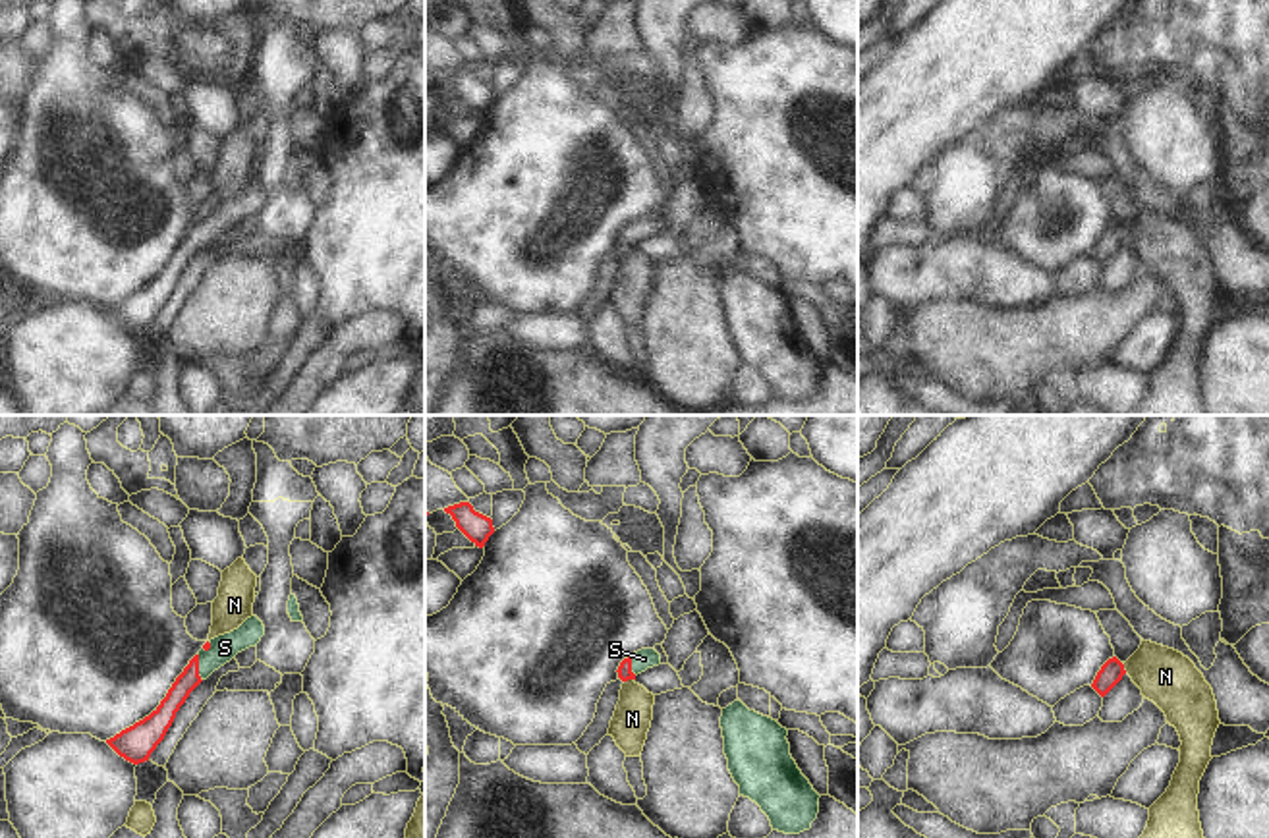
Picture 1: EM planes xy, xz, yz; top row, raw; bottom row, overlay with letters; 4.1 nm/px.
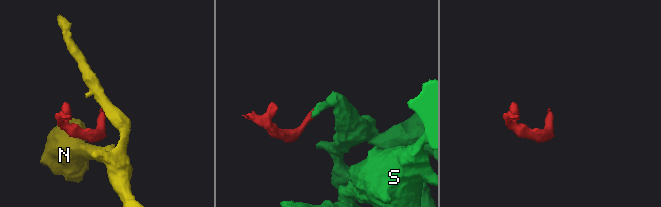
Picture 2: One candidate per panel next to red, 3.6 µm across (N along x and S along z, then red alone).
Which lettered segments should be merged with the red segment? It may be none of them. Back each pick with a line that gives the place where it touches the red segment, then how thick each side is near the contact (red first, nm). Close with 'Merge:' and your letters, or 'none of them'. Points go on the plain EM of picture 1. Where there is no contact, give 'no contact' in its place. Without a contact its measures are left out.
S: contact xy (197, 236); calibres 90 and 110 nm
Merge: S

